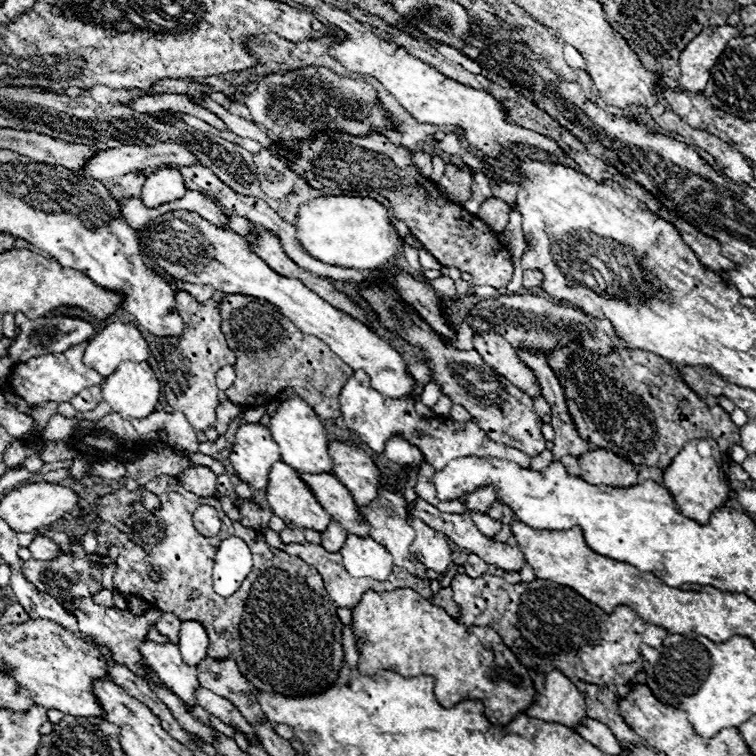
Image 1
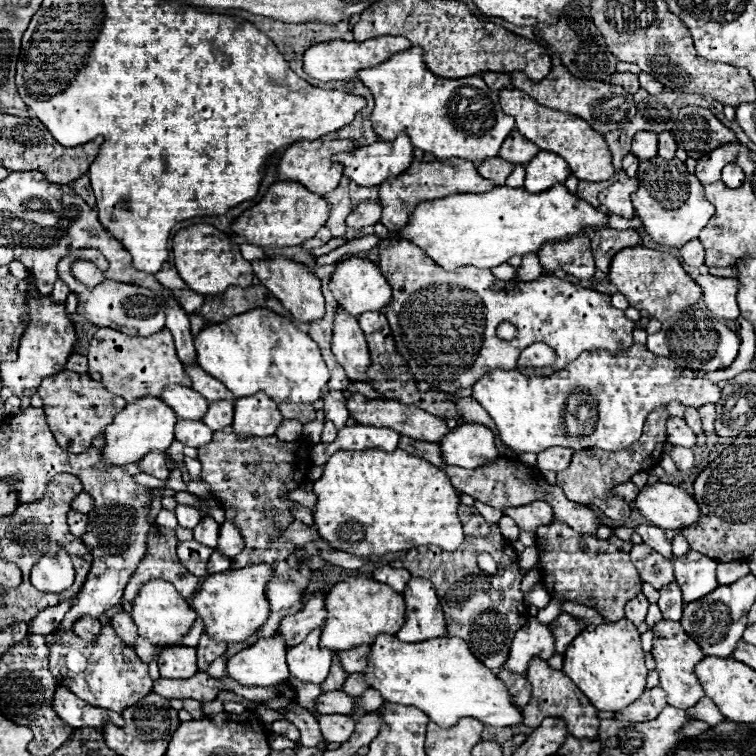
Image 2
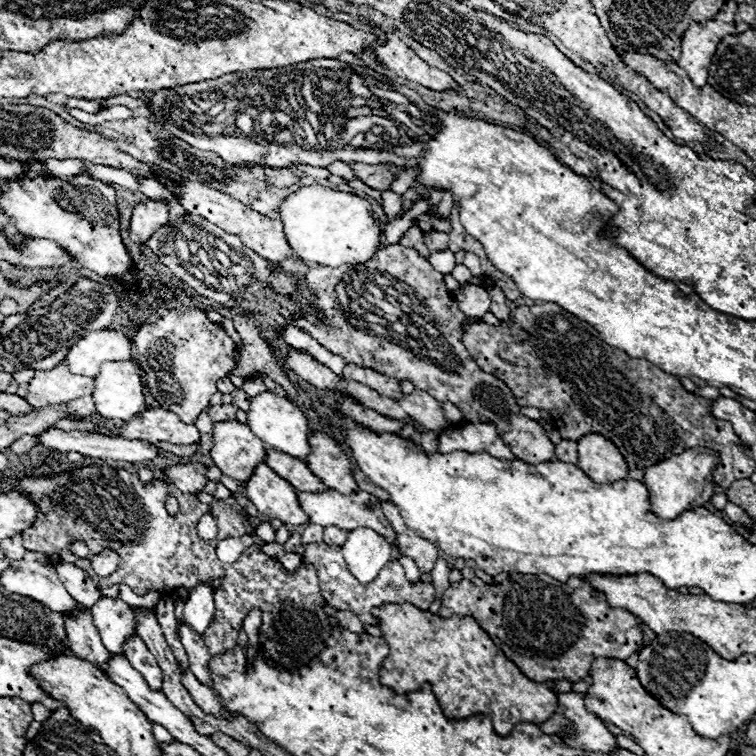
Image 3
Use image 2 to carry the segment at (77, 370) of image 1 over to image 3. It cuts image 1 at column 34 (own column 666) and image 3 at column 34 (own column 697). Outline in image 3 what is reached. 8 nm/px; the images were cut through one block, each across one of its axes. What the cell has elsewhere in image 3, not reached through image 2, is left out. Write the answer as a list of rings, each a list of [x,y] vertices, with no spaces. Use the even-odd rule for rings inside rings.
[[[62,362],[52,370],[36,370],[30,380],[26,402],[34,408],[42,408],[48,404],[60,404],[68,400],[76,400],[80,396],[94,392],[94,378],[76,376]]]

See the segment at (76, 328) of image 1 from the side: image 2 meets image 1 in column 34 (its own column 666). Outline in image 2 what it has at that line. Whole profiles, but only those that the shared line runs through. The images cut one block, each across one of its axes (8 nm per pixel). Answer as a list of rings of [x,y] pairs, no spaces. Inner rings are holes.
[[[688,310],[682,314],[670,316],[662,322],[662,330],[656,334],[648,334],[648,350],[656,356],[666,356],[676,360],[680,366],[690,370],[714,372],[724,366],[730,366],[738,356],[740,338],[722,322],[710,322],[702,310]]]

